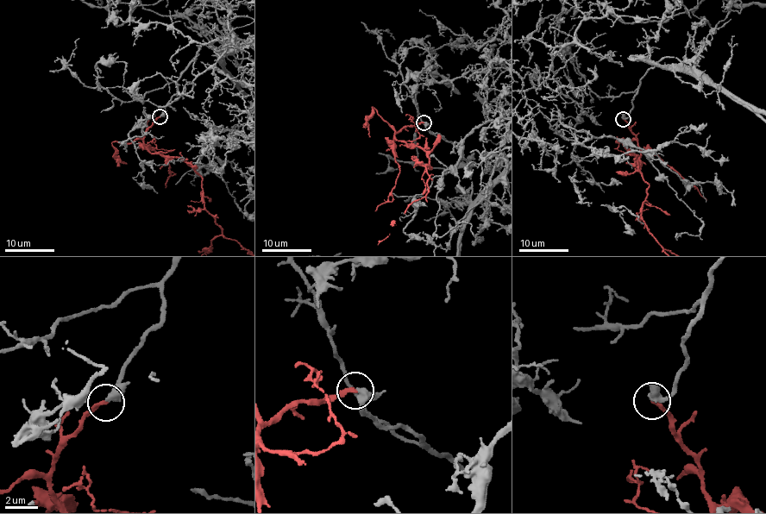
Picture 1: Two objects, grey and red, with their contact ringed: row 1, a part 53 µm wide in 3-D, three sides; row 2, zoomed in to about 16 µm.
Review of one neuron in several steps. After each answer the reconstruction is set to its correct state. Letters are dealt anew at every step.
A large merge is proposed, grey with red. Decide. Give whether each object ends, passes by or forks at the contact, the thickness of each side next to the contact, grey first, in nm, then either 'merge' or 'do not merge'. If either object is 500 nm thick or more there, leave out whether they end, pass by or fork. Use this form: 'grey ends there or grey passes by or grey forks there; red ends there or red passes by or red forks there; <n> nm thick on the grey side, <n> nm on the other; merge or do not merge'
grey passes by; red ends there; 360 nm thick on the grey side, 220 nm on the other; merge

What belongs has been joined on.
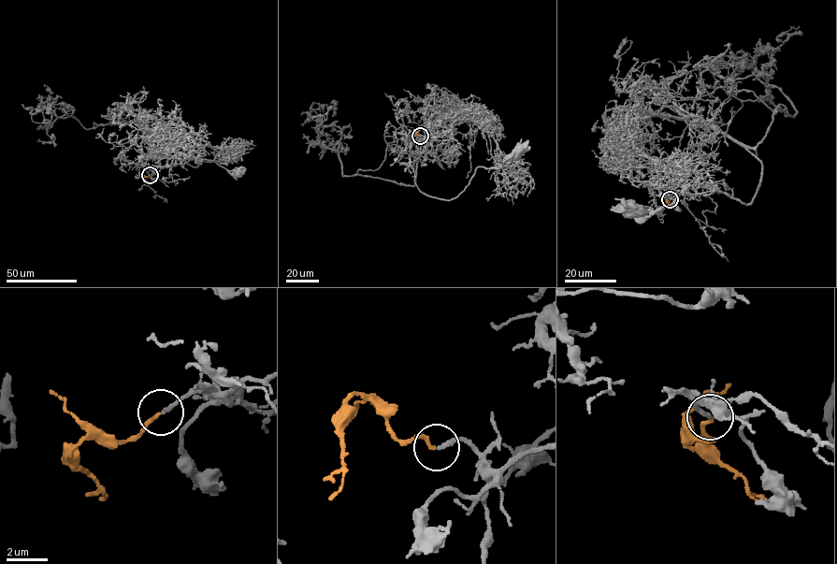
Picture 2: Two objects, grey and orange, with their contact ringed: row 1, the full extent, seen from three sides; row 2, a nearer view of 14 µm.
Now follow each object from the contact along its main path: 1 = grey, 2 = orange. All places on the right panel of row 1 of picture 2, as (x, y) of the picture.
1: (670, 199), (631, 178), (629, 123), (685, 118), (761, 164), (745, 204), (687, 185), (671, 205), (627, 211)
2: (670, 199), (667, 201), (678, 210)

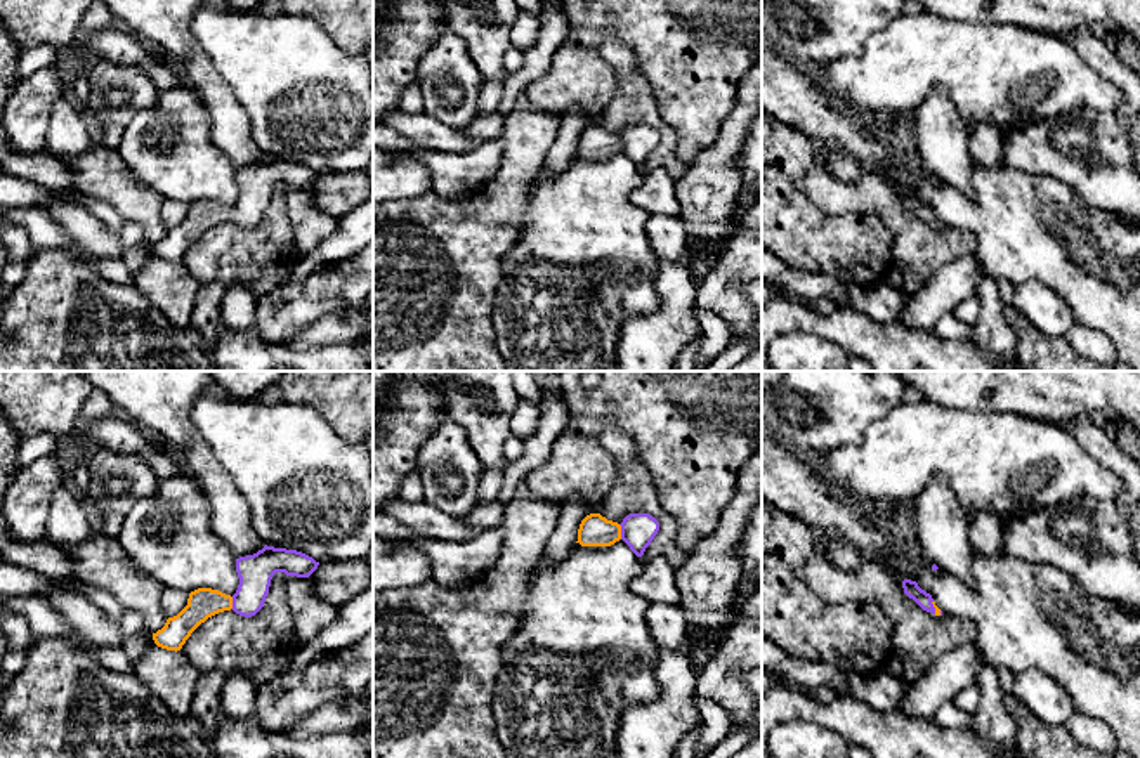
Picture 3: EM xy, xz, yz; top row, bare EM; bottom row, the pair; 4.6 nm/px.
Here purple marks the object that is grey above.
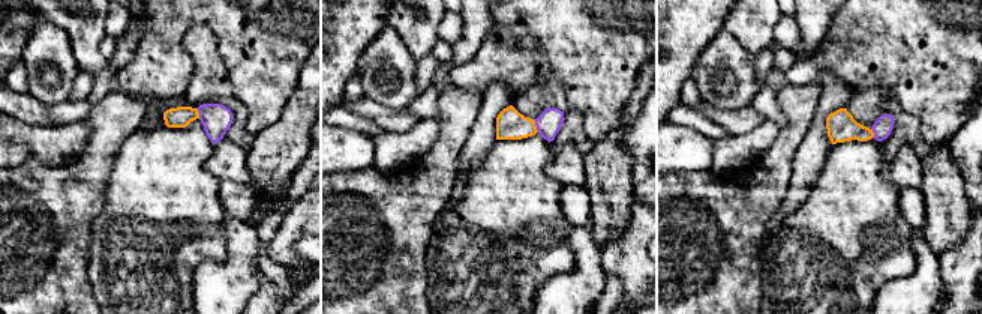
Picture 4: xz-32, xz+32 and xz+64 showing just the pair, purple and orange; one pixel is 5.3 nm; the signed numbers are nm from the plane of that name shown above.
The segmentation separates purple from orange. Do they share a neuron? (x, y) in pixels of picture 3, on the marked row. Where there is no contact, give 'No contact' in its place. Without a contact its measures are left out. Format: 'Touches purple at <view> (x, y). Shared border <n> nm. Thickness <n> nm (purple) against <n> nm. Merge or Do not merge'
Touches purple at xz (622, 531). Shared border 70 nm. Thickness 160 nm (purple) against 140 nm. Merge

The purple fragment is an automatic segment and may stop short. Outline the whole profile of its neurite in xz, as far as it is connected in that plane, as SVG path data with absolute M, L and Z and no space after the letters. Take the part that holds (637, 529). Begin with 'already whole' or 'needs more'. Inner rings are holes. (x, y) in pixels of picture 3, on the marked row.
needs more; M590 513L580 524L576 543L611 546L623 539L637 557L642 557L658 531L659 522L649 513L630 513L621 524L607 520L600 513Z

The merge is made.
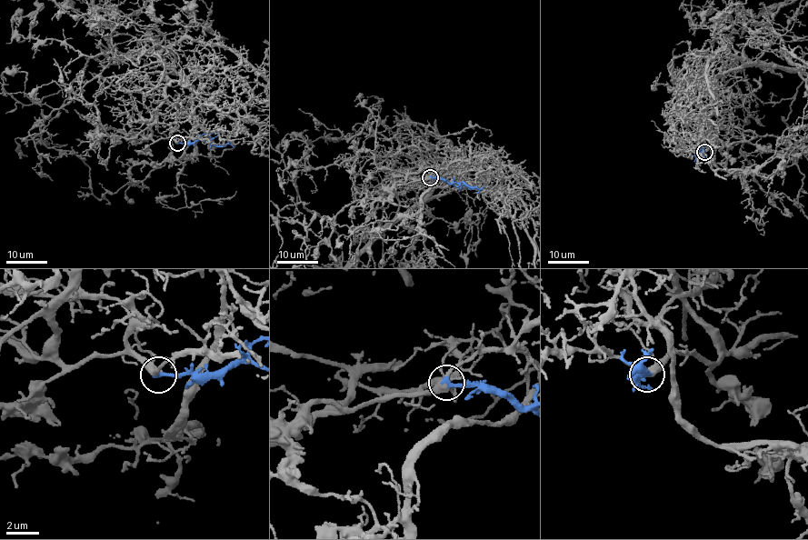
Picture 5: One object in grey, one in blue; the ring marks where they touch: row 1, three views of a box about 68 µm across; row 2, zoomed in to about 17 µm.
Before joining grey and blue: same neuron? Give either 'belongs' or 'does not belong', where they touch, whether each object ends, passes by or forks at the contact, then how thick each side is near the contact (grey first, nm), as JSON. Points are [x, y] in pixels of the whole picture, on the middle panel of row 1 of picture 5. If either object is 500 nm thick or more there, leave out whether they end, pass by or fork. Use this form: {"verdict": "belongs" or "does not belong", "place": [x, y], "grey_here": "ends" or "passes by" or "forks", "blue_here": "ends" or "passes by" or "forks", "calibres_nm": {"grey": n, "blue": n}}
{"verdict": "belongs", "place": [430, 177], "grey_here": "forks", "blue_here": "ends", "calibres_nm": {"grey": 320, "blue": 280}}

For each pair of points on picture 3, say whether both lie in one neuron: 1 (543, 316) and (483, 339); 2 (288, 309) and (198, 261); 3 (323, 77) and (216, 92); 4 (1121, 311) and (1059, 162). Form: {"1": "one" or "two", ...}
{"1": "two", "2": "two", "3": "two", "4": "two"}

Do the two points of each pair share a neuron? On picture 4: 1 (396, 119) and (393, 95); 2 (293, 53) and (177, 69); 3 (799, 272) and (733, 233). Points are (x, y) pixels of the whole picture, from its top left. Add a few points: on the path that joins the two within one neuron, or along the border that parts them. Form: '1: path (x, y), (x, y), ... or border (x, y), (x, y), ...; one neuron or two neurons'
1: border (365, 95), (386, 107), (405, 108); two neurons
2: path (255, 30), (230, 17), (192, 17), (177, 32); one neuron
3: border (759, 266), (763, 298); two neurons

